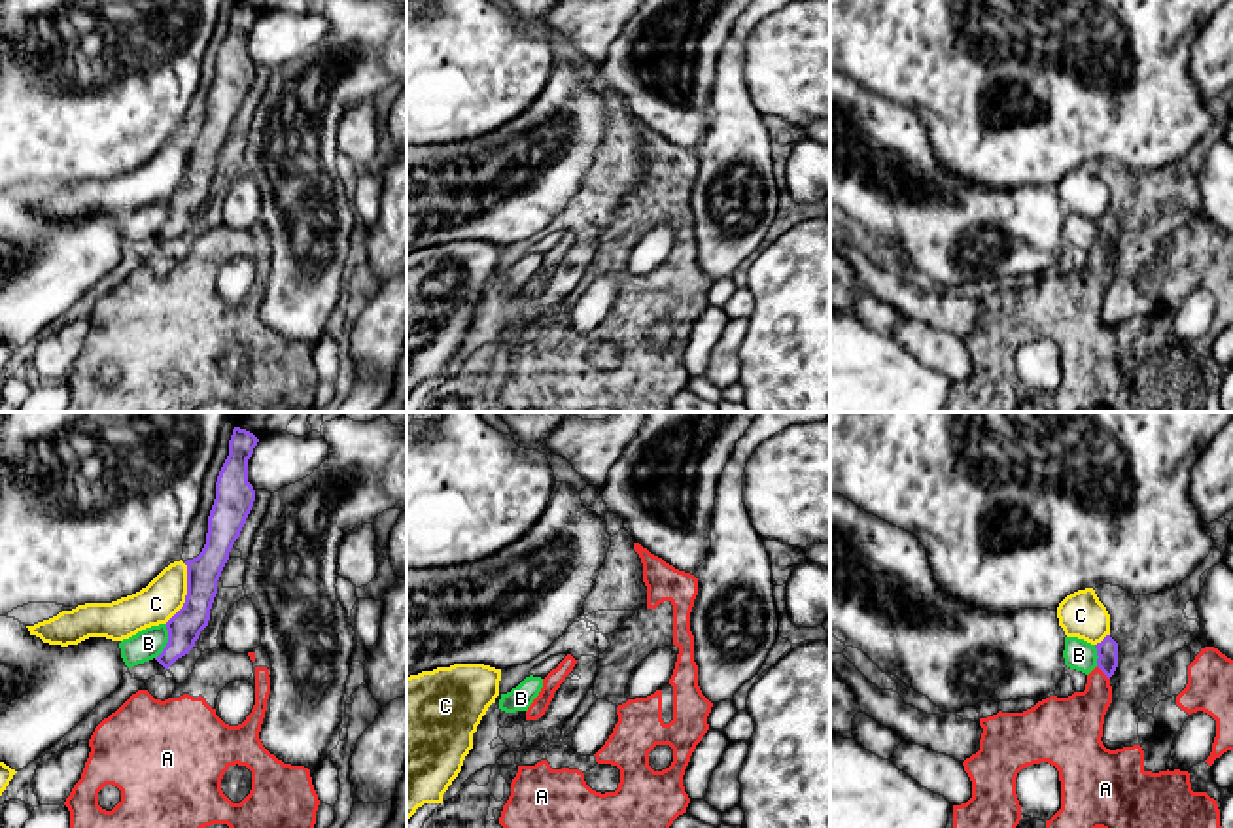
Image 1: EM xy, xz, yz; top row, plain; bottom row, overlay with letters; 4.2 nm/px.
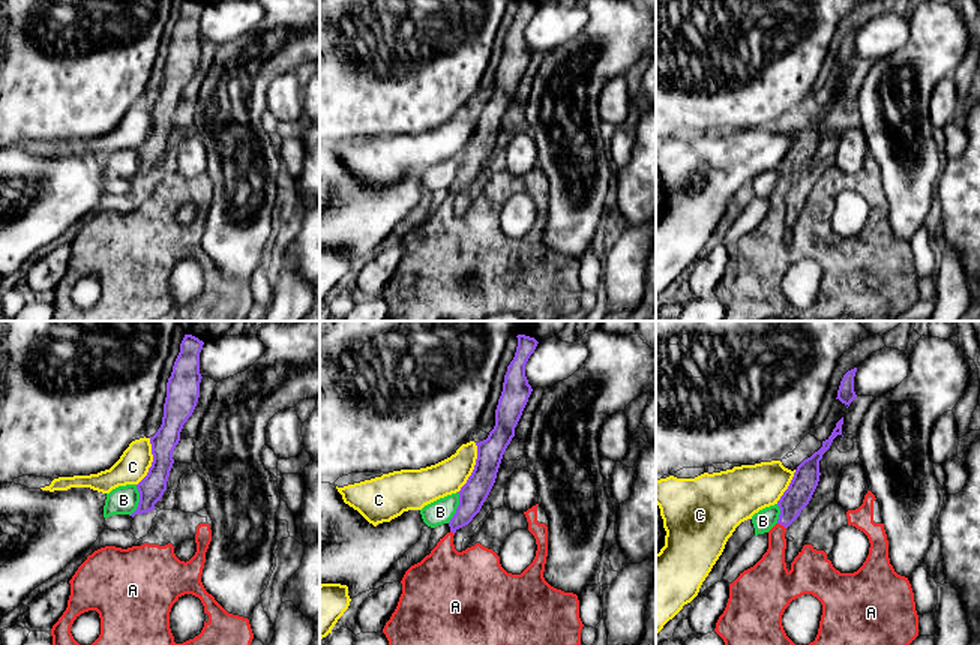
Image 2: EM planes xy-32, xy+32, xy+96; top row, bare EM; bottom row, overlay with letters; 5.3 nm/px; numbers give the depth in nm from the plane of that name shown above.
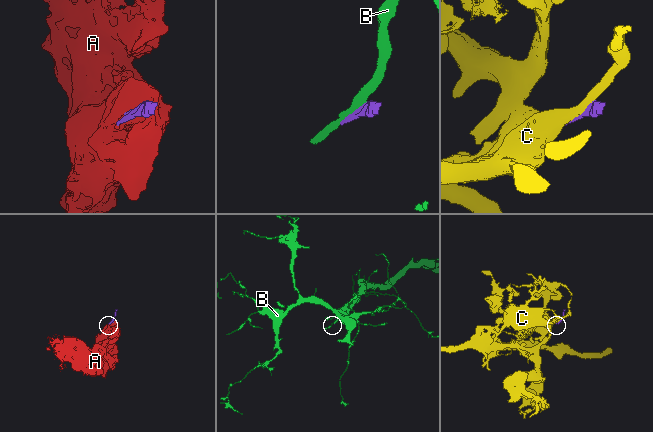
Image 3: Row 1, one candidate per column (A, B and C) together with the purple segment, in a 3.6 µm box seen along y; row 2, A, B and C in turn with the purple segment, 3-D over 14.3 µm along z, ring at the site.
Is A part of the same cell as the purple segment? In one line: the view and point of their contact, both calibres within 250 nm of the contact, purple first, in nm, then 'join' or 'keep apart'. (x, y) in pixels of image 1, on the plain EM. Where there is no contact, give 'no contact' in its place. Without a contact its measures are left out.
yz (1103, 248) | 90/240 nm | join

